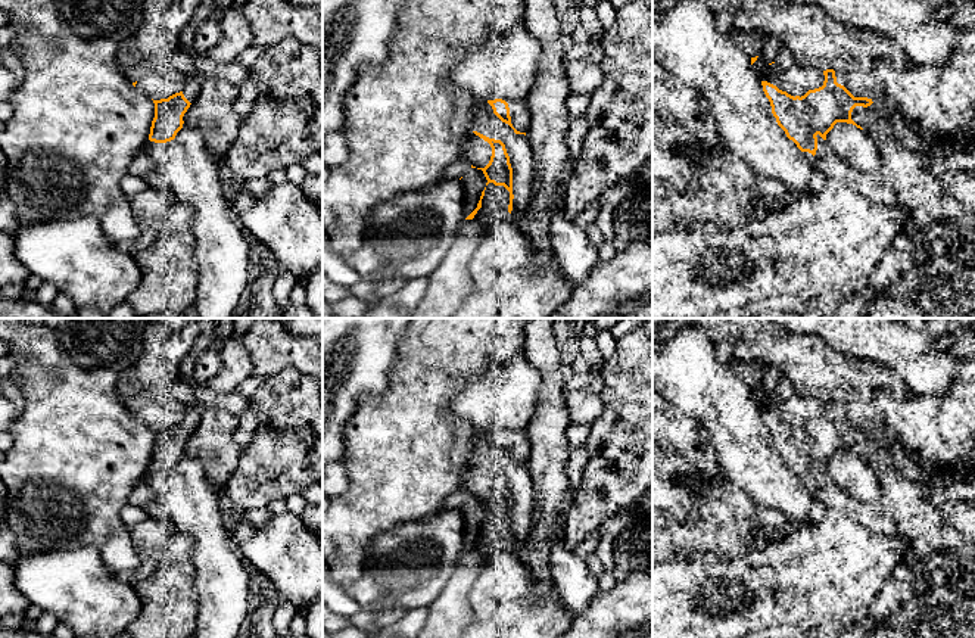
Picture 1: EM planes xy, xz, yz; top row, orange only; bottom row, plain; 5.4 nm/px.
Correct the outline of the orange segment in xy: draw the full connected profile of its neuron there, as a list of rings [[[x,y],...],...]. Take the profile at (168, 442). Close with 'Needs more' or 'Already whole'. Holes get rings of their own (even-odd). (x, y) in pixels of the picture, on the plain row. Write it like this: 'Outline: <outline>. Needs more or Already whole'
Outline: [[[186,405],[184,420],[168,429],[153,430],[155,448],[152,451],[149,470],[166,473],[175,469],[183,458],[183,446],[200,421],[202,405]]]. Needs more

